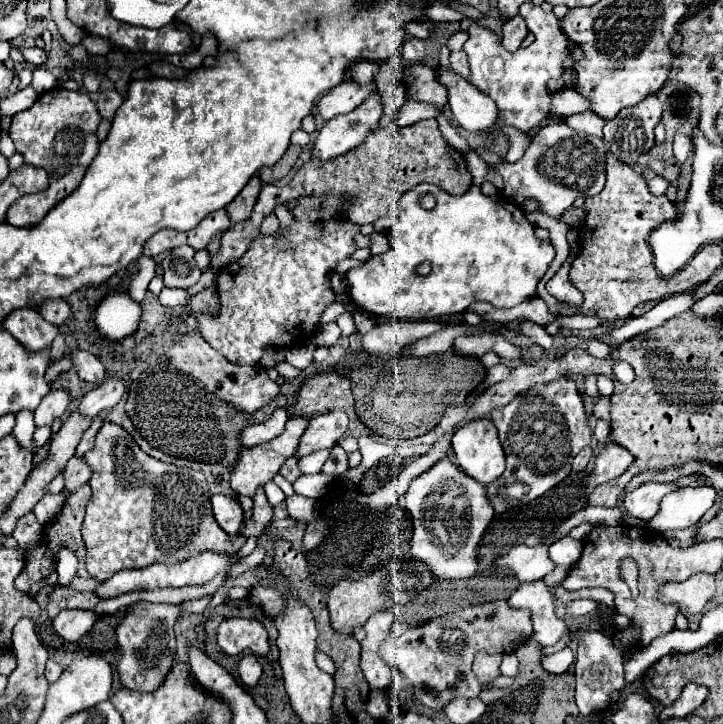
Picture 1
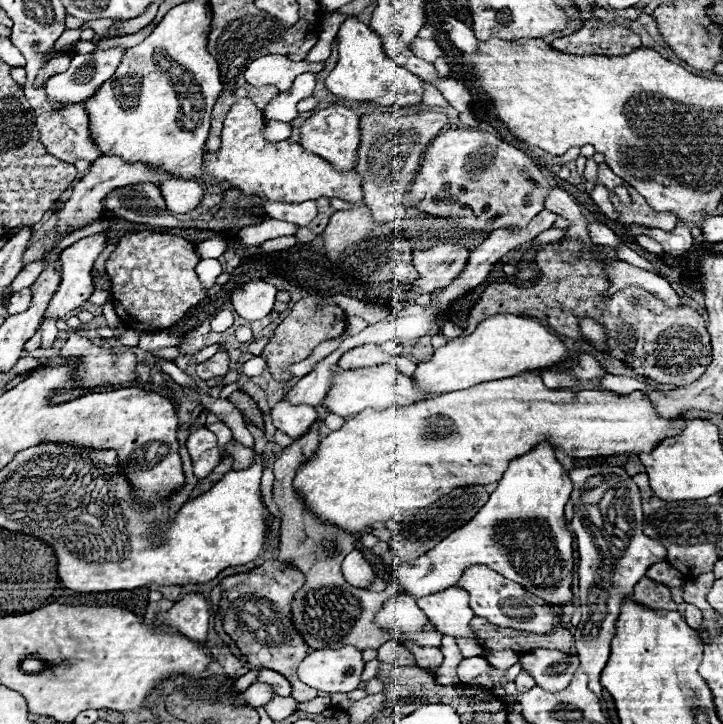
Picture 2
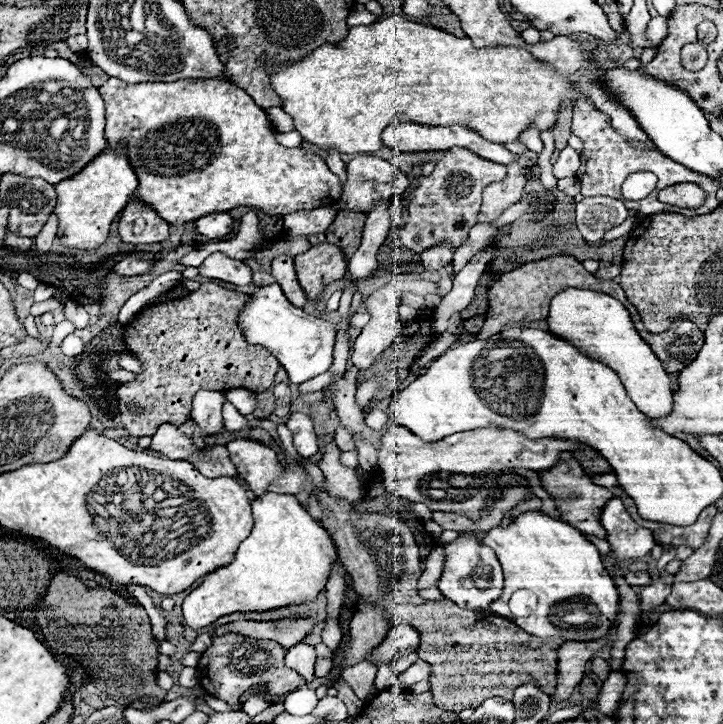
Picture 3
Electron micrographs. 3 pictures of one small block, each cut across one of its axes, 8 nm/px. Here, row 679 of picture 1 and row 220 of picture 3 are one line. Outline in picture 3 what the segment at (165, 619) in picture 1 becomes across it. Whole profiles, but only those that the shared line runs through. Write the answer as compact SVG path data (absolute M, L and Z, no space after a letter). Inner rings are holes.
M132 198L122 212L118 232L124 242L130 244L154 244L164 242L168 238L170 224L160 218L156 210L148 204Z

